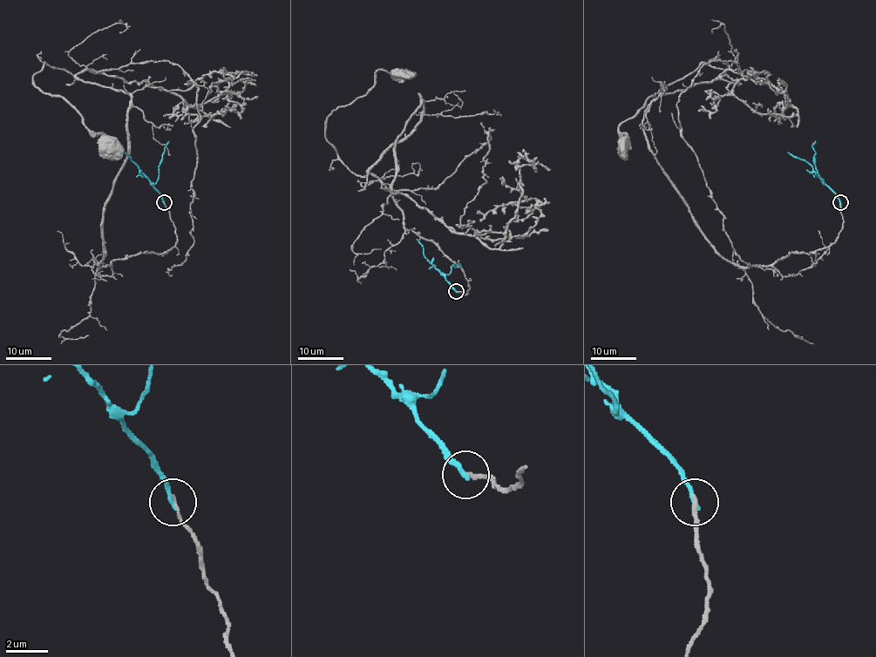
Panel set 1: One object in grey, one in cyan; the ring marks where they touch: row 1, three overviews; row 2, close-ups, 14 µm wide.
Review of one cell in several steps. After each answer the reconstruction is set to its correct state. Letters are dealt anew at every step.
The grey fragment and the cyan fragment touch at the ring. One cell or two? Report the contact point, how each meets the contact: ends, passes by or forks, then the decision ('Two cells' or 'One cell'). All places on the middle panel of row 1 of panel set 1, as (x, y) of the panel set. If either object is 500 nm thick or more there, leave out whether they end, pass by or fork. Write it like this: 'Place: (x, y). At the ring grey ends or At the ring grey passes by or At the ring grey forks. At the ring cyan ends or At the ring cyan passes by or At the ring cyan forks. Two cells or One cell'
Place: (456, 291). At the ring grey ends. At the ring cyan ends. Two cells

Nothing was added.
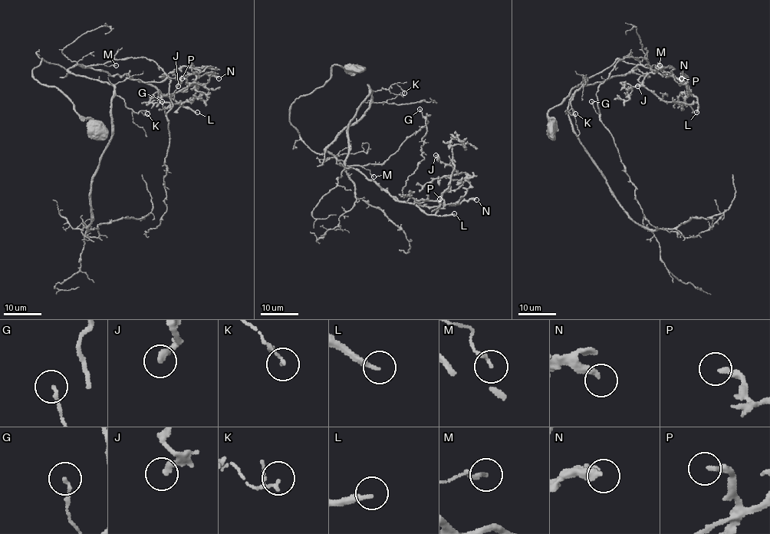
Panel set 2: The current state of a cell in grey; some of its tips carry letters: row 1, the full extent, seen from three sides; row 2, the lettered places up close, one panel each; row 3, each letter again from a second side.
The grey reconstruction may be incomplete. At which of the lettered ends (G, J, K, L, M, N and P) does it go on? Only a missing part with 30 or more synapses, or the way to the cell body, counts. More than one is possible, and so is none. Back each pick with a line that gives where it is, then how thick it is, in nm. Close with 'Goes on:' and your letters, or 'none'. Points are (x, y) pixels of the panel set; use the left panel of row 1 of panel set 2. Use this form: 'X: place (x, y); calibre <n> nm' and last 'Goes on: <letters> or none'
L: place (197, 112); calibre 200 nm
Goes on: L

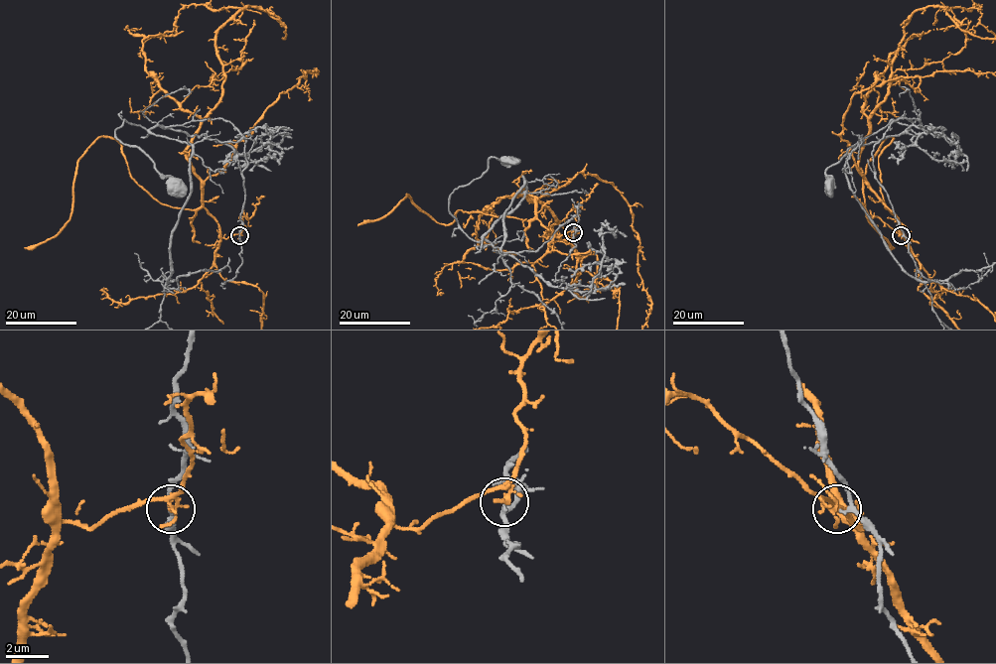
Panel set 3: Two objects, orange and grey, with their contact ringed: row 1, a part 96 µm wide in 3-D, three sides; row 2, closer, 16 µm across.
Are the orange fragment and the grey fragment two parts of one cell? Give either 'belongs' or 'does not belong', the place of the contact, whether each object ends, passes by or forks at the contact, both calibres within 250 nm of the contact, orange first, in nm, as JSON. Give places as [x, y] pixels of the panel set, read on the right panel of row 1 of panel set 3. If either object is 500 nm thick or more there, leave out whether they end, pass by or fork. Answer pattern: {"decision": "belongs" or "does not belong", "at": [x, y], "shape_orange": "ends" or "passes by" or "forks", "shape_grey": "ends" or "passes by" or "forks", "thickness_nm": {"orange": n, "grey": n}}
{"decision": "does not belong", "at": [901, 235], "shape_orange": "passes by", "shape_grey": "passes by", "thickness_nm": {"orange": 150, "grey": 140}}

